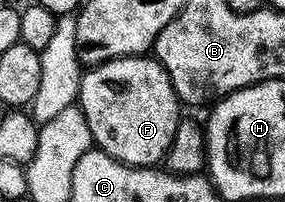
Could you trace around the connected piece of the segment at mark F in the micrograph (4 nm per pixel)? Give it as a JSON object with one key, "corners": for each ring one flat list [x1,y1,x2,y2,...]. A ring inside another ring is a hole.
{"corners":[[148,54,122,56,90,66,81,76,77,103,94,144,115,161,152,167,164,160,183,118,183,104,167,77,167,69]]}

